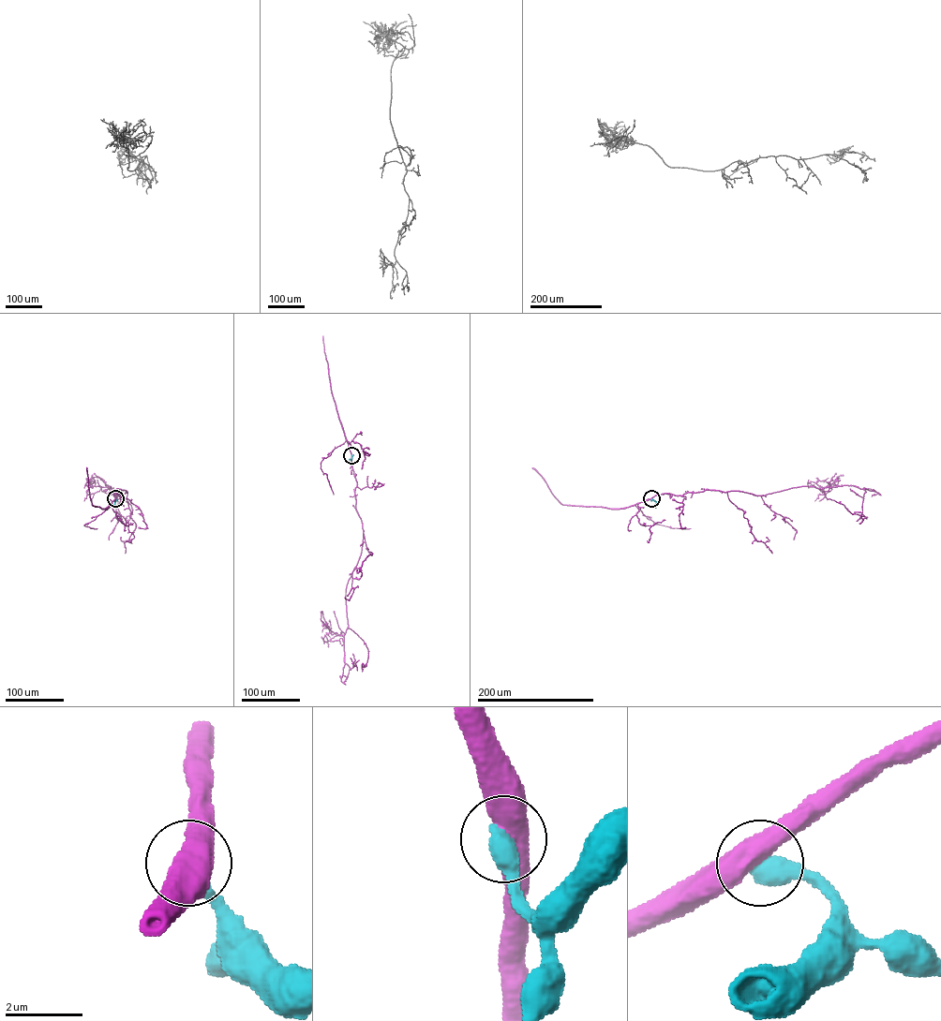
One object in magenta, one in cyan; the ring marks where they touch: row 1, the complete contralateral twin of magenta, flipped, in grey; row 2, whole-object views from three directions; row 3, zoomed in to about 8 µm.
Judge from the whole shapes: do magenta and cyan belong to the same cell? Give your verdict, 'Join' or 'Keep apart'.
Keep apart

